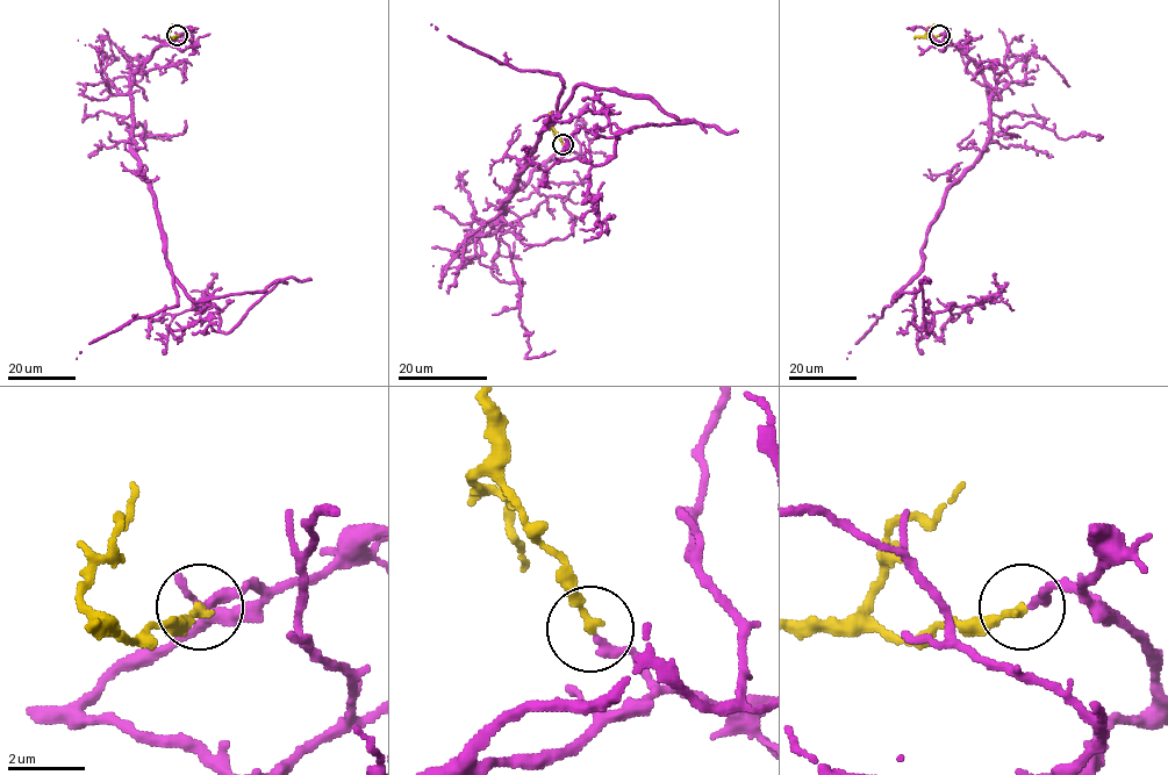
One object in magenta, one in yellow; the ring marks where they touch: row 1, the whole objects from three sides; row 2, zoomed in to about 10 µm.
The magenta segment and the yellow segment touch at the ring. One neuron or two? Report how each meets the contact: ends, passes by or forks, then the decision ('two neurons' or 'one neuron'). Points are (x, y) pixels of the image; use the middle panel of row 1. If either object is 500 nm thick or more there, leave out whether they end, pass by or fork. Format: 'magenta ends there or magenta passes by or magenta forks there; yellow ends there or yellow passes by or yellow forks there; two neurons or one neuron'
magenta ends there; yellow ends there; one neuron

